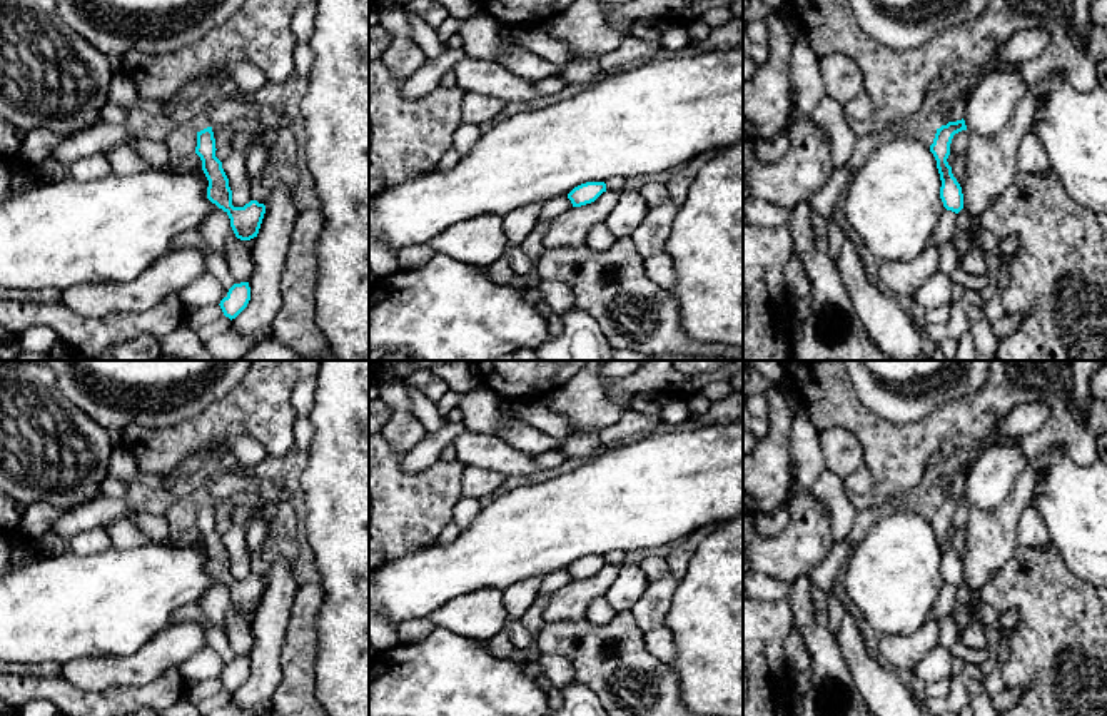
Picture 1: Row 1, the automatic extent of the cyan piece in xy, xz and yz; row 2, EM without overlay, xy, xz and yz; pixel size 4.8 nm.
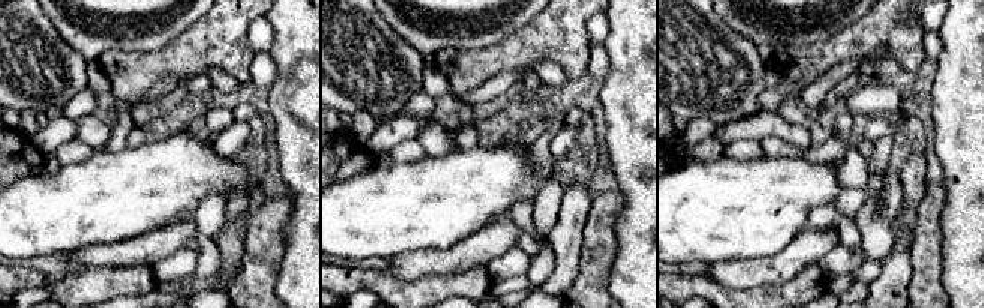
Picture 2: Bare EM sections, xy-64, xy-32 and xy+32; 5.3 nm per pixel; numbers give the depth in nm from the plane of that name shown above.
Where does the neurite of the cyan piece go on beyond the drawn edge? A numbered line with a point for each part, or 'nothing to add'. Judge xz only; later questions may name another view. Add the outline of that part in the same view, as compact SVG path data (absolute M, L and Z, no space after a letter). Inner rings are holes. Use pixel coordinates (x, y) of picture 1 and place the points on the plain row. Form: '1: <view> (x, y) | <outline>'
nothing to add

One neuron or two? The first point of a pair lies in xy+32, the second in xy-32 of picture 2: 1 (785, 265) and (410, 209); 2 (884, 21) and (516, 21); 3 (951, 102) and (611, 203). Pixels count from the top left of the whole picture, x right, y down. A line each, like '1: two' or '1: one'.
1: two
2: two
3: two

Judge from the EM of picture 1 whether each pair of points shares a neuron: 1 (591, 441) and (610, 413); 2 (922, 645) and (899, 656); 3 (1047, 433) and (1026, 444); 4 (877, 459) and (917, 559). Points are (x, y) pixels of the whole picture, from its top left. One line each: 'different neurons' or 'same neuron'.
1: different neurons
2: same neuron
3: same neuron
4: different neurons

